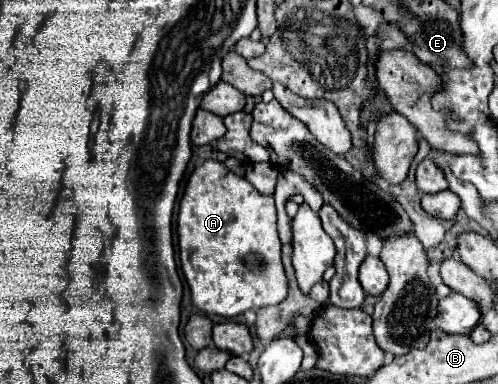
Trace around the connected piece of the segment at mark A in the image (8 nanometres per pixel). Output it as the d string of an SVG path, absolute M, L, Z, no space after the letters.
M204 160L194 168L186 182L178 212L178 248L184 278L192 292L192 302L198 310L224 318L238 316L246 310L278 304L288 294L288 280L280 262L280 238L276 230L276 208L272 196L260 196L246 180L230 172L218 160Z

